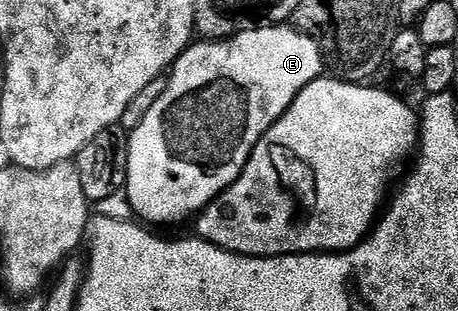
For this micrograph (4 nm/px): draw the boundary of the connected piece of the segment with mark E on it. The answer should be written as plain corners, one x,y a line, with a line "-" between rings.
257,25
231,39
193,42
172,64
166,93
154,101
150,113
142,117
142,125
129,134
129,205
148,225
180,223
199,215
239,177
260,138
284,116
298,93
325,71
320,46
292,25

